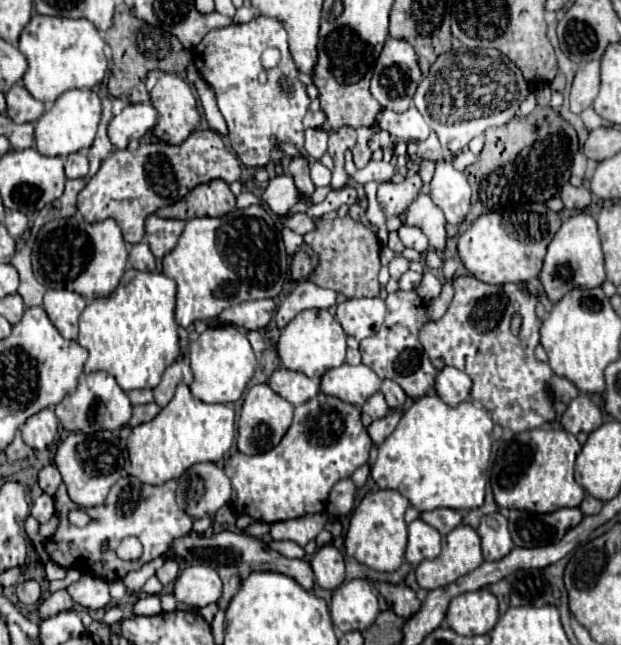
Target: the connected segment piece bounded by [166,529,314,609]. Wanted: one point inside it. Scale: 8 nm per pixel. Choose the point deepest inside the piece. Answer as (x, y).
(233, 555)

